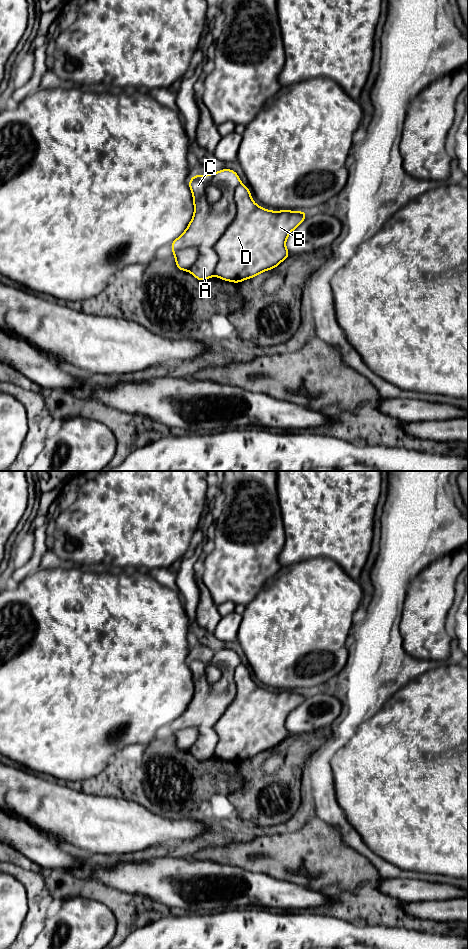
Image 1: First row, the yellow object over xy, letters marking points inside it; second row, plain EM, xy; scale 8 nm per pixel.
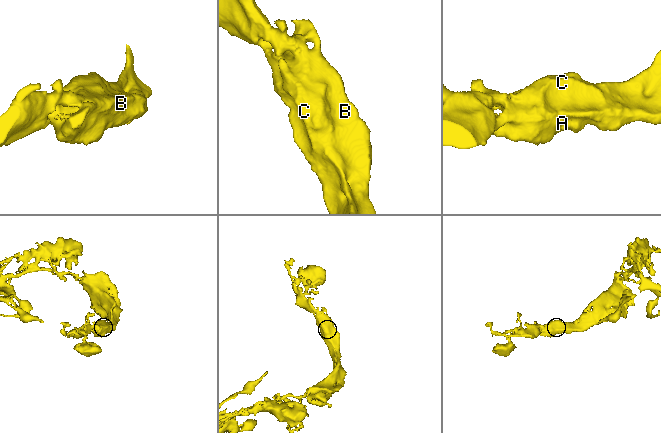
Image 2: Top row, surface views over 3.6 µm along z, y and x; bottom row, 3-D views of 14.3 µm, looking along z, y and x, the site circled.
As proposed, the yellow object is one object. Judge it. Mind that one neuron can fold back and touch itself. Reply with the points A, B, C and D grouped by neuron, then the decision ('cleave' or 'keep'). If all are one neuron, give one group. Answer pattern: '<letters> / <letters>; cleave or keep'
A B C D; keep

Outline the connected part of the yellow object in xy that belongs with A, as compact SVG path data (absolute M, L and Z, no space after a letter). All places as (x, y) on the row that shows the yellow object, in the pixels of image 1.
M222 169L206 176L194 175L188 184L193 195L194 214L186 230L171 243L179 270L189 271L200 281L216 276L238 284L264 271L274 269L291 255L286 248L286 240L305 220L307 212L292 210L275 212L258 206L251 197L251 191L241 183L240 177L232 169Z

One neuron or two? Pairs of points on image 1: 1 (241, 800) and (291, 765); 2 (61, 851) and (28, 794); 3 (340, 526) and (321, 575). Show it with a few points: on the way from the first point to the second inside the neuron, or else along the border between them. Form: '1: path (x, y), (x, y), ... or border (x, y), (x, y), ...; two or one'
1: path (253, 794), (260, 787), (270, 786), (279, 777); one
2: border (33, 824), (73, 849); two
3: border (304, 560), (327, 557), (334, 560), (345, 573); two

